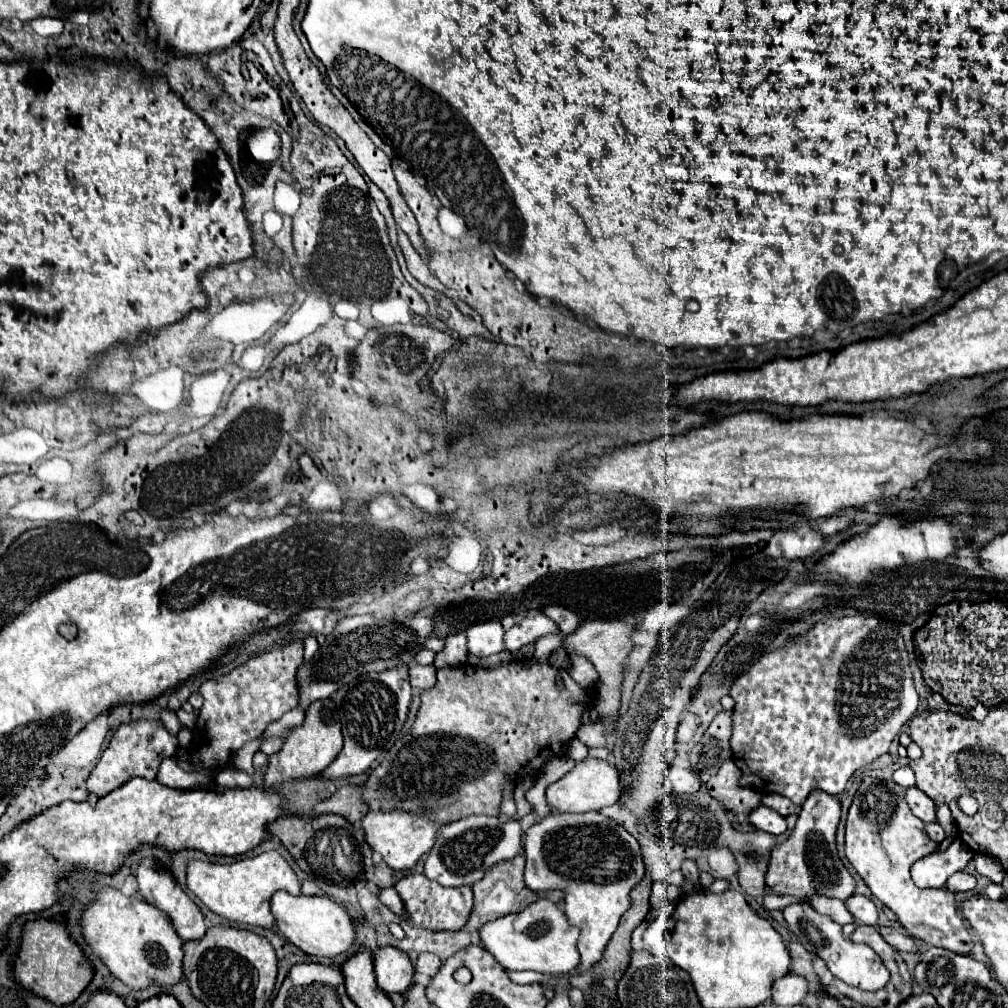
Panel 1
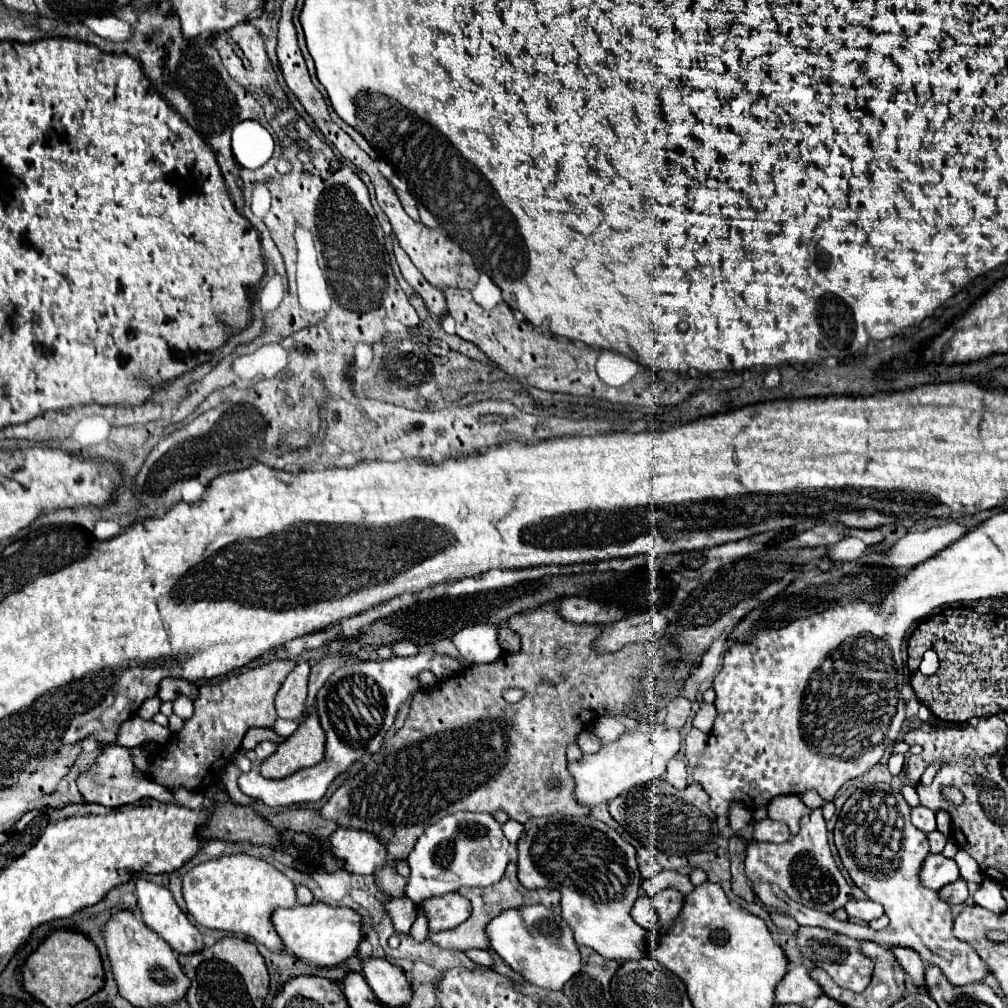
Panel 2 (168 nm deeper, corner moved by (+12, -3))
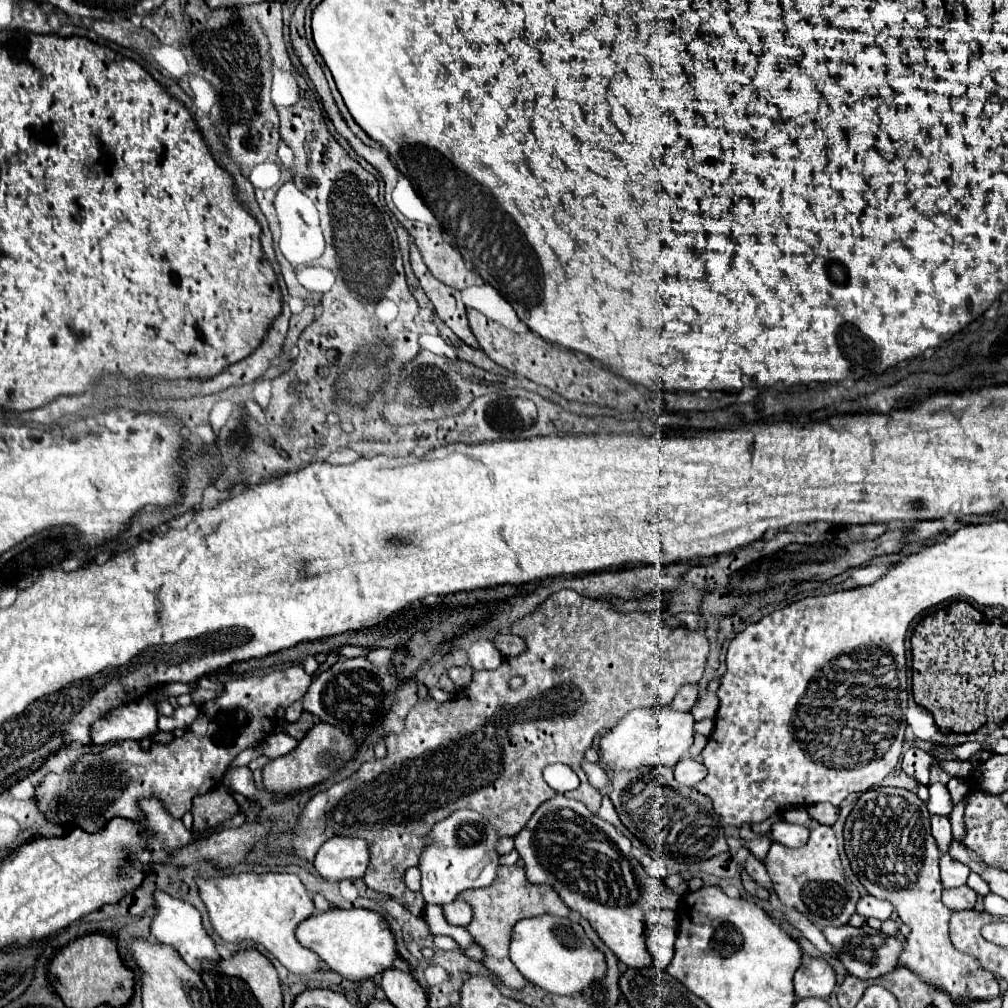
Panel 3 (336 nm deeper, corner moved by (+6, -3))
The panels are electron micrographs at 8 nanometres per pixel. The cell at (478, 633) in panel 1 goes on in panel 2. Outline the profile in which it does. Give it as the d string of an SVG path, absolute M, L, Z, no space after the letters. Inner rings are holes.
M480 623L458 631L452 637L452 643L460 651L460 655L474 665L492 663L502 655L502 647L498 643L498 631L490 623Z

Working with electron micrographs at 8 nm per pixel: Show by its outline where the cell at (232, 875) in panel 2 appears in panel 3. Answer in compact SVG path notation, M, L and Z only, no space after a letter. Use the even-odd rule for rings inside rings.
M240 873L216 879L196 879L200 897L208 907L214 931L226 943L252 941L266 947L290 973L312 975L324 967L322 959L296 939L296 927L316 913L302 881L292 873Z

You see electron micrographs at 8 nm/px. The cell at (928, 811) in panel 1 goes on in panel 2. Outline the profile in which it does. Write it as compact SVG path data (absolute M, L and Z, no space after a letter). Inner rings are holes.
M922 805L912 807L910 817L912 817L912 825L918 827L920 831L924 831L924 833L930 833L930 831L936 829L936 817L934 817L934 813L930 809L922 807Z

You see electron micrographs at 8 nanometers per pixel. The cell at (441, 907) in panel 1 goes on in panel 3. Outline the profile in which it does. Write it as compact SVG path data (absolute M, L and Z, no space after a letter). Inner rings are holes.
M454 901L454 903L448 903L444 909L444 917L450 925L460 925L460 927L466 927L470 921L472 921L472 909L468 903L462 903L462 901Z

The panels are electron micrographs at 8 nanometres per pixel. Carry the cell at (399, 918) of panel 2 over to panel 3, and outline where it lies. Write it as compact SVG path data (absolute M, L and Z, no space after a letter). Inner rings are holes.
M512 865L512 867L498 867L498 875L492 885L480 887L480 889L470 889L462 891L458 895L460 901L466 901L472 907L472 921L468 925L470 935L474 941L484 949L484 967L488 967L504 985L512 989L522 989L526 979L520 975L520 971L514 967L514 963L508 957L508 945L510 945L510 933L512 927L526 917L536 917L536 915L558 915L566 917L570 909L560 901L558 893L554 893L552 887L548 885L532 885L526 879L524 867Z

